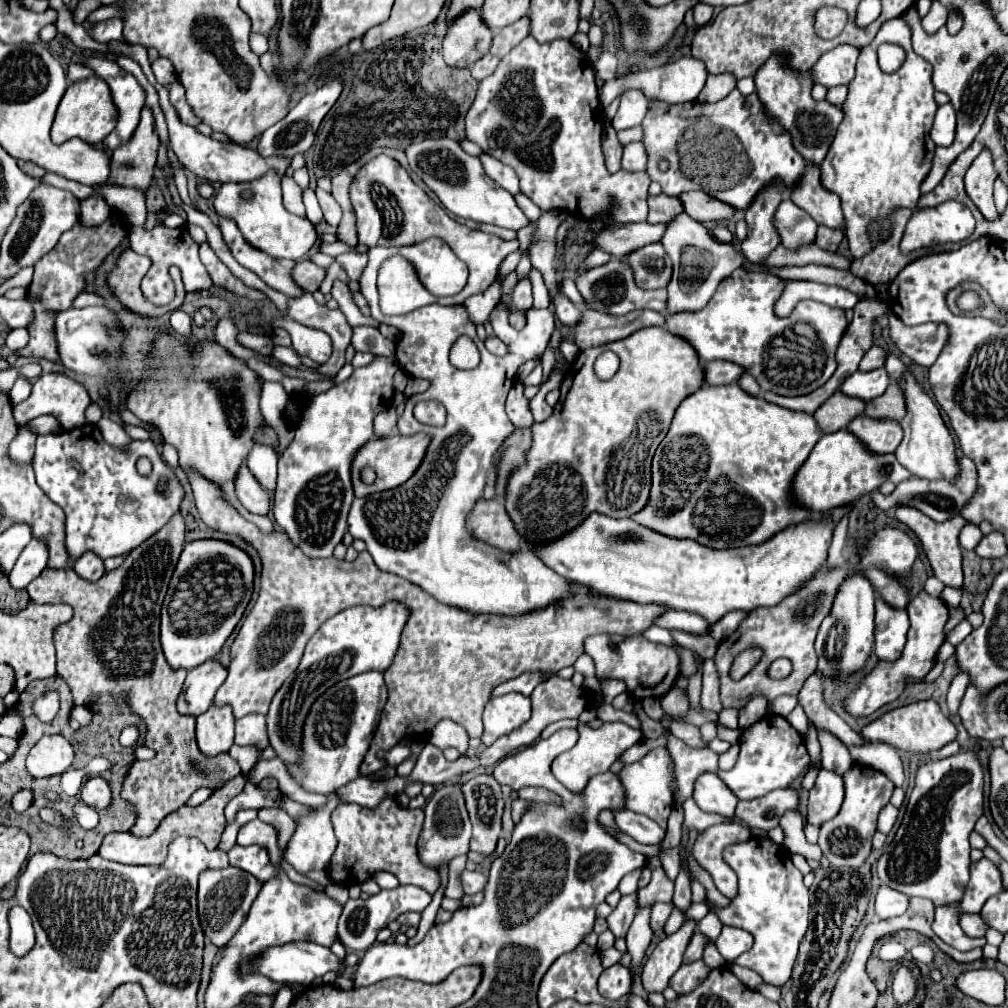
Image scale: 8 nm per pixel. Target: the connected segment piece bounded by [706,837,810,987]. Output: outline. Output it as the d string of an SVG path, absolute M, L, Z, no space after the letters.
M750 837L748 841L728 845L722 857L738 875L738 897L728 907L722 907L722 909L714 907L708 899L706 899L706 905L710 907L710 911L718 915L722 925L736 925L752 933L754 937L754 947L748 953L740 955L734 963L756 971L766 983L782 987L790 979L790 973L798 955L798 945L810 925L810 895L808 895L808 887L802 883L802 873L792 865L790 851L784 845L774 843L770 837Z

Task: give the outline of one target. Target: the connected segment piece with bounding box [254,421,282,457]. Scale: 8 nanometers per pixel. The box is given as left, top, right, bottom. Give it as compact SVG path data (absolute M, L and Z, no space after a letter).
M266 421L258 427L258 431L256 431L256 435L254 435L254 443L270 445L270 447L276 451L276 455L278 455L278 457L282 455L282 451L278 449L278 435L276 435L276 431L274 431Z

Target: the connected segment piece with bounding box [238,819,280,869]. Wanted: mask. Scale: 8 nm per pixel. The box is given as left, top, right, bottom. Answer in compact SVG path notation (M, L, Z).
M250 821L238 831L238 845L262 845L270 851L274 865L280 869L280 851L276 843L276 829L264 821Z

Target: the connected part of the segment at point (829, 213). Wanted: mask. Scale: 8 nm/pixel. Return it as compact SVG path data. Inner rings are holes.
M810 165L806 167L806 177L802 177L802 185L790 193L790 199L802 207L818 225L840 231L846 229L840 199L836 193L822 189L818 181L818 169L810 169Z

